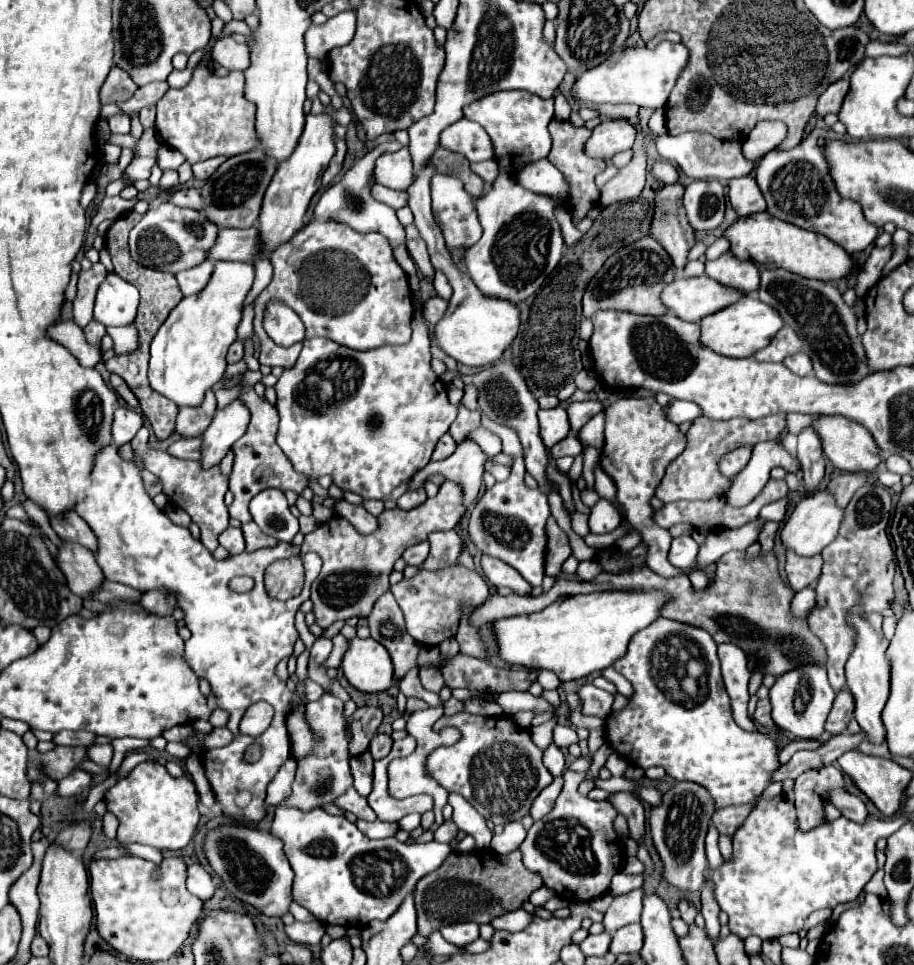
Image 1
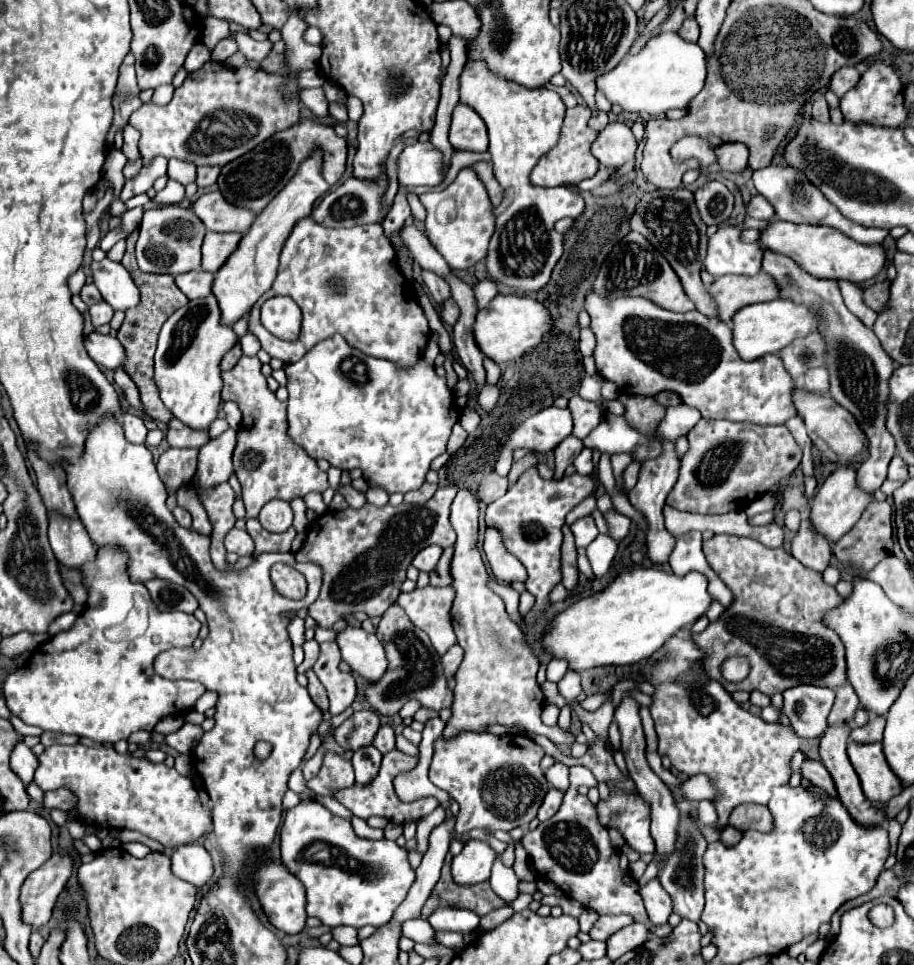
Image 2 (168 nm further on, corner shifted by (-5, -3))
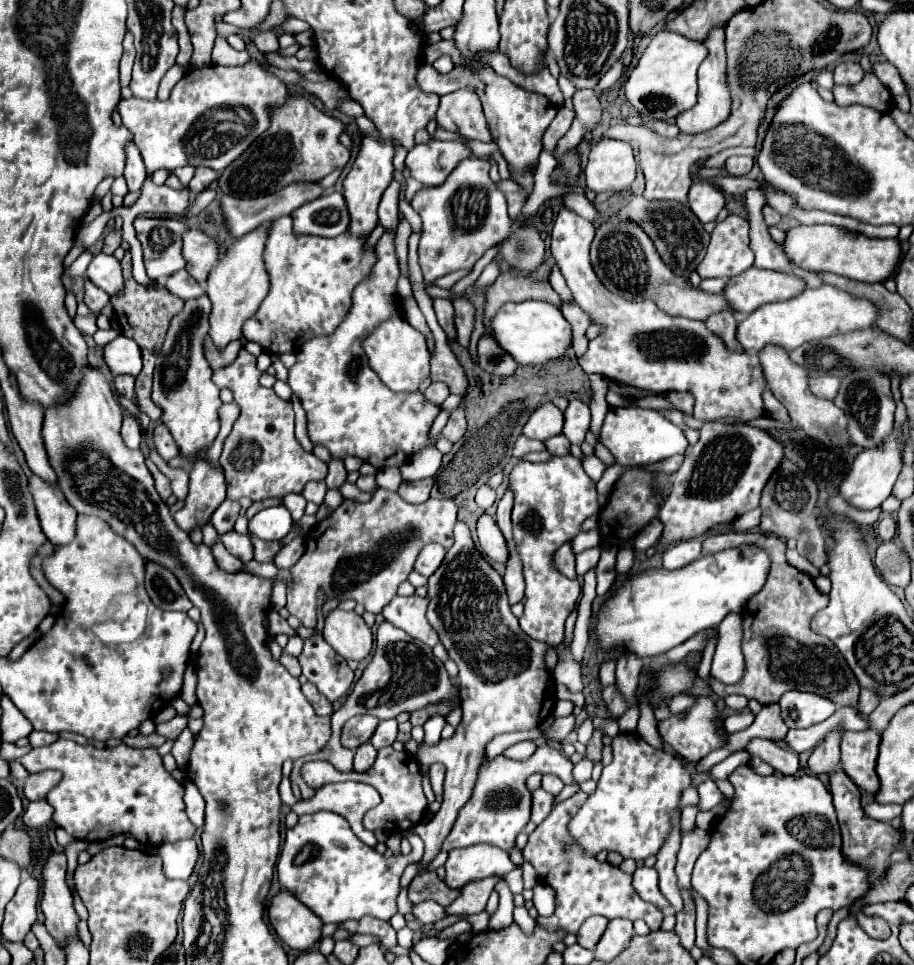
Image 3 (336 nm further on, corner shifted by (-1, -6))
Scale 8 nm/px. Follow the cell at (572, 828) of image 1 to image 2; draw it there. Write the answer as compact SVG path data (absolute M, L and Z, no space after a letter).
M571 767L571 787L565 791L559 811L539 823L537 829L529 831L521 843L525 845L535 871L553 881L567 897L579 901L585 909L595 911L597 915L619 915L627 913L637 923L647 923L649 917L639 895L639 885L631 875L625 875L619 869L619 853L611 847L607 829L599 825L595 805L577 793L579 785L597 785L593 773L587 767Z

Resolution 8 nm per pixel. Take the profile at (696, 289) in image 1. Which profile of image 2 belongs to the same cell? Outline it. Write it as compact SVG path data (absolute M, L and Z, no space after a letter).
M757 273L757 277L725 275L715 279L709 291L719 305L719 319L725 323L729 323L731 317L745 305L771 301L779 297L777 285L767 273Z

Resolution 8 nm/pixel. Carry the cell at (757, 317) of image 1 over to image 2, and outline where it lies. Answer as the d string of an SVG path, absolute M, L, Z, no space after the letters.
M775 299L765 303L747 305L733 317L733 345L741 359L753 361L765 353L779 353L797 337L807 337L819 327L819 313L805 305L797 305L787 299Z

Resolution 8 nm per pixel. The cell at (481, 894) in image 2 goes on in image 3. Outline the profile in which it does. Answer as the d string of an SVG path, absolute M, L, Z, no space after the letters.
M425 872L421 876L415 876L409 886L409 900L413 904L421 904L425 900L435 900L441 906L449 906L461 890L451 890L445 886L445 882L435 872Z

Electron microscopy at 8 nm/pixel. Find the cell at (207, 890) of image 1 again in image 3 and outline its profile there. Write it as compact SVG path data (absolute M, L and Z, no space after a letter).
M179 840L177 844L161 844L159 856L163 860L163 872L167 878L189 880L199 858L195 840Z

